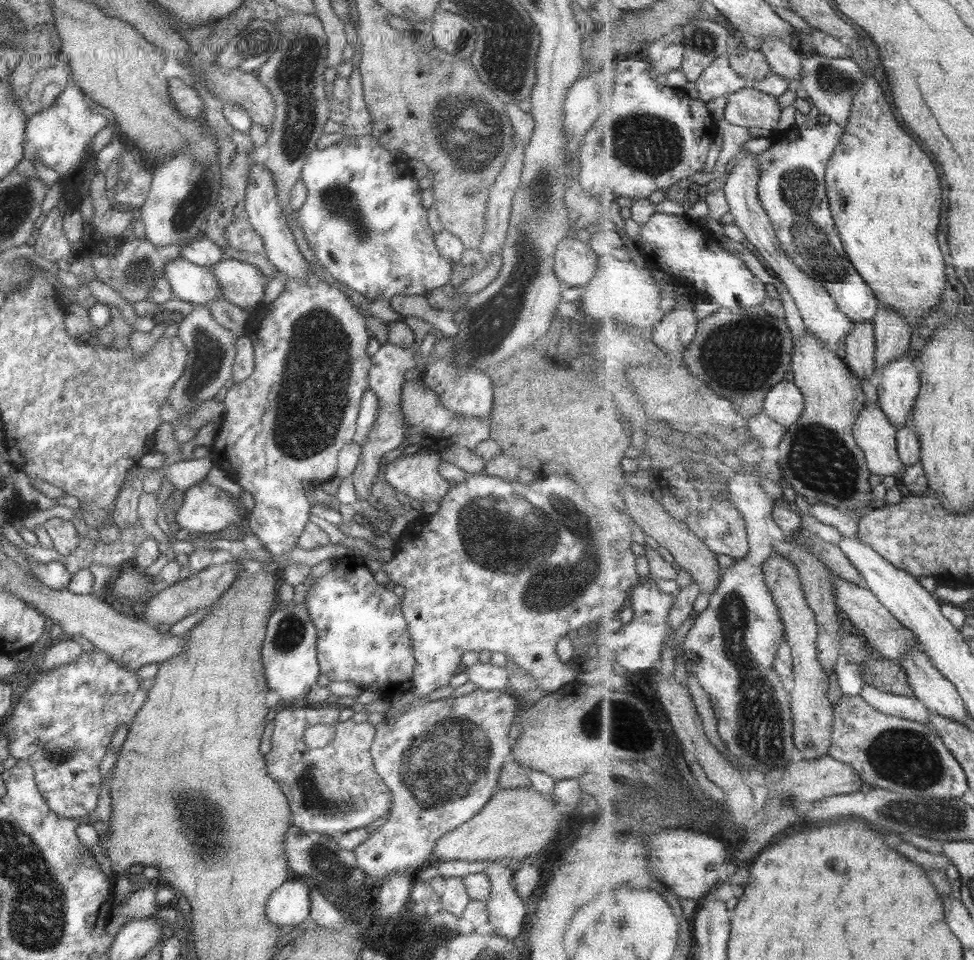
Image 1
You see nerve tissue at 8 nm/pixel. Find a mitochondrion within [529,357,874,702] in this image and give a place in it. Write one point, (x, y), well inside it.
(818, 456)

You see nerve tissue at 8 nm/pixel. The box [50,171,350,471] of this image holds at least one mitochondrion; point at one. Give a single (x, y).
(209, 353)

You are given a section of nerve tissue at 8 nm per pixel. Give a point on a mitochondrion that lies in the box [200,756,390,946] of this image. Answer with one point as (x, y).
(340, 880)

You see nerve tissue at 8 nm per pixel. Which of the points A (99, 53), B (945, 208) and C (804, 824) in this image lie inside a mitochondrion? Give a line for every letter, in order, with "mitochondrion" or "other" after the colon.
A: other
B: other
C: other

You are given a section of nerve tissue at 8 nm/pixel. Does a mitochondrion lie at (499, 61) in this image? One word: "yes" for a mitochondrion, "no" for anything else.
yes

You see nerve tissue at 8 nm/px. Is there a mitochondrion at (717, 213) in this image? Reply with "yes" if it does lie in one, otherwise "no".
no

